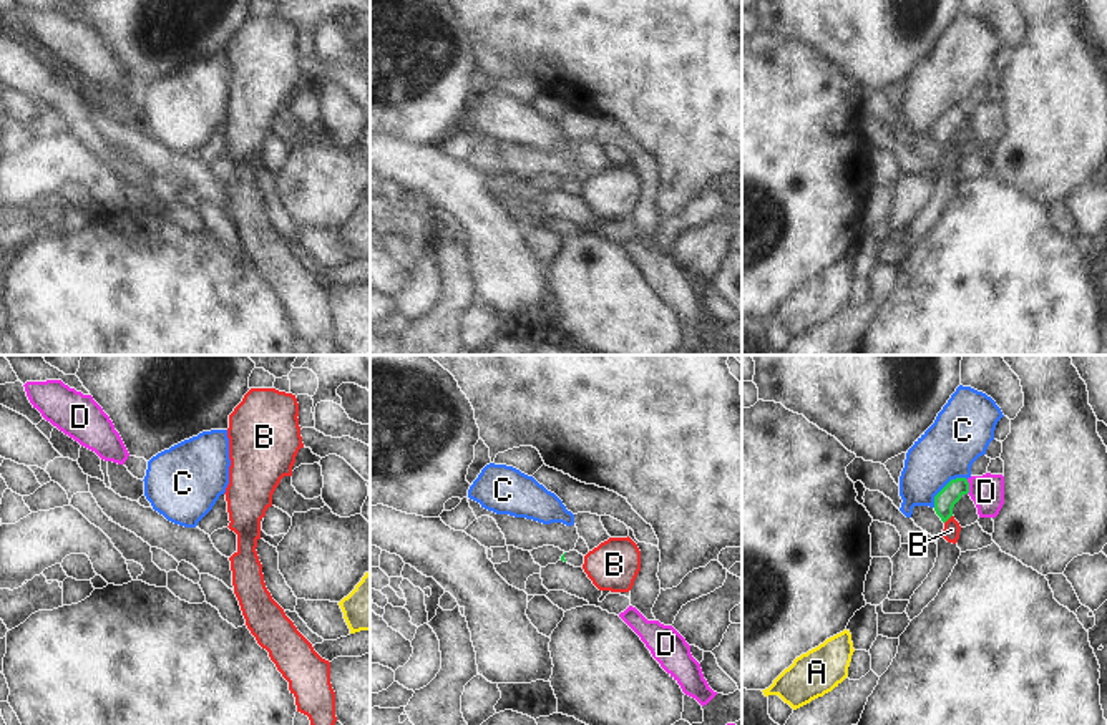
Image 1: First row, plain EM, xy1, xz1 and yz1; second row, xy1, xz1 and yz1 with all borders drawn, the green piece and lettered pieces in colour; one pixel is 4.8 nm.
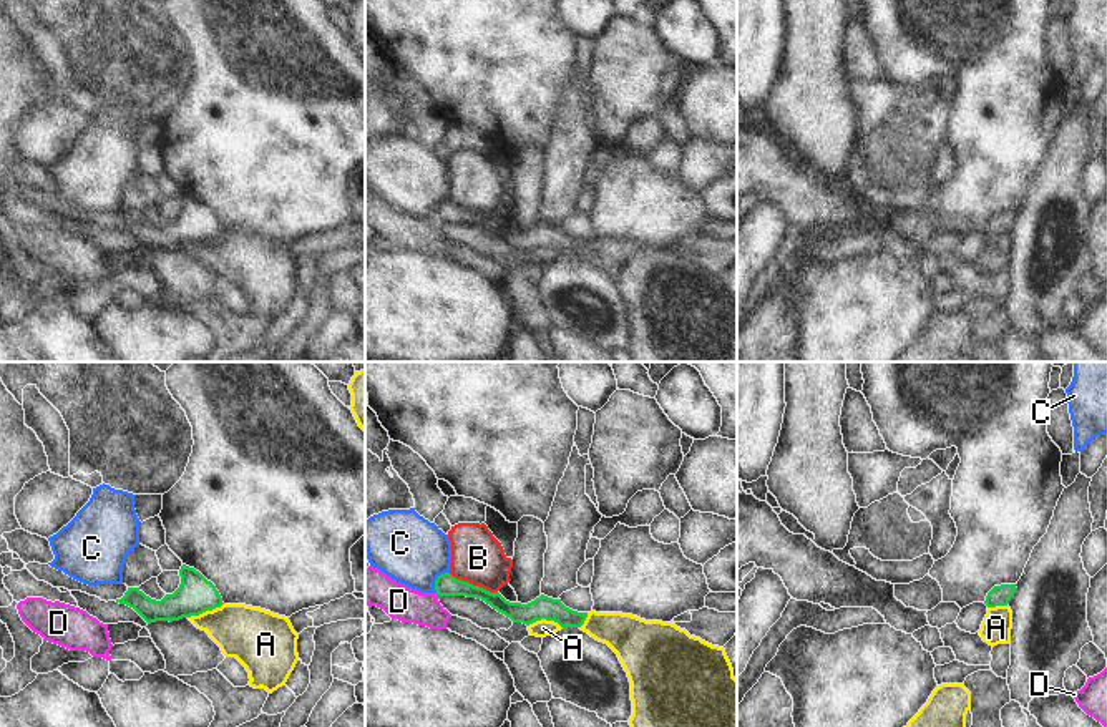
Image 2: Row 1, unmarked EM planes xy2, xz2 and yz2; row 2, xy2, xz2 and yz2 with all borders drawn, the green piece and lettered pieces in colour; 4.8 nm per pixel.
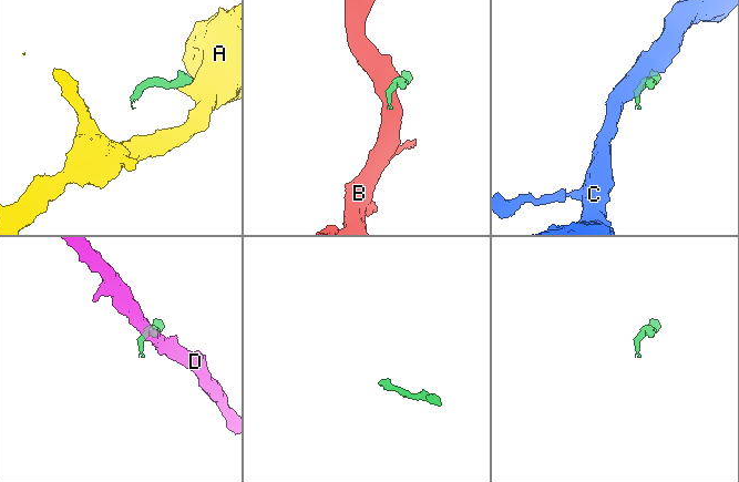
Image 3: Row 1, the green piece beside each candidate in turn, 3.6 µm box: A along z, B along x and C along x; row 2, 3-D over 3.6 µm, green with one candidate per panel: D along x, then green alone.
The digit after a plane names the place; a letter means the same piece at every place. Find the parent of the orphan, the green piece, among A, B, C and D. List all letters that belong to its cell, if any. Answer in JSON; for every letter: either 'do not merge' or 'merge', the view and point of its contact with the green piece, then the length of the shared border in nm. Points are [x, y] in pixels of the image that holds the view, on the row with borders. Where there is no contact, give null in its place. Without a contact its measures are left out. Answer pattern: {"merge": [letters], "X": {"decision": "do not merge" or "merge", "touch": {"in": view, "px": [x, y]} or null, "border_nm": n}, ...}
{"merge": [], "A": {"decision": "do not merge", "touch": {"in": "xy2", "px": [204, 611]}, "border_nm": 190}, "B": {"decision": "do not merge", "touch": {"in": "xz2", "px": [472, 585]}, "border_nm": 260}, "C": {"decision": "do not merge", "touch": {"in": "yz1", "px": [945, 486]}, "border_nm": 220}, "D": {"decision": "do not merge", "touch": {"in": "yz1", "px": [968, 486]}, "border_nm": 70}}

